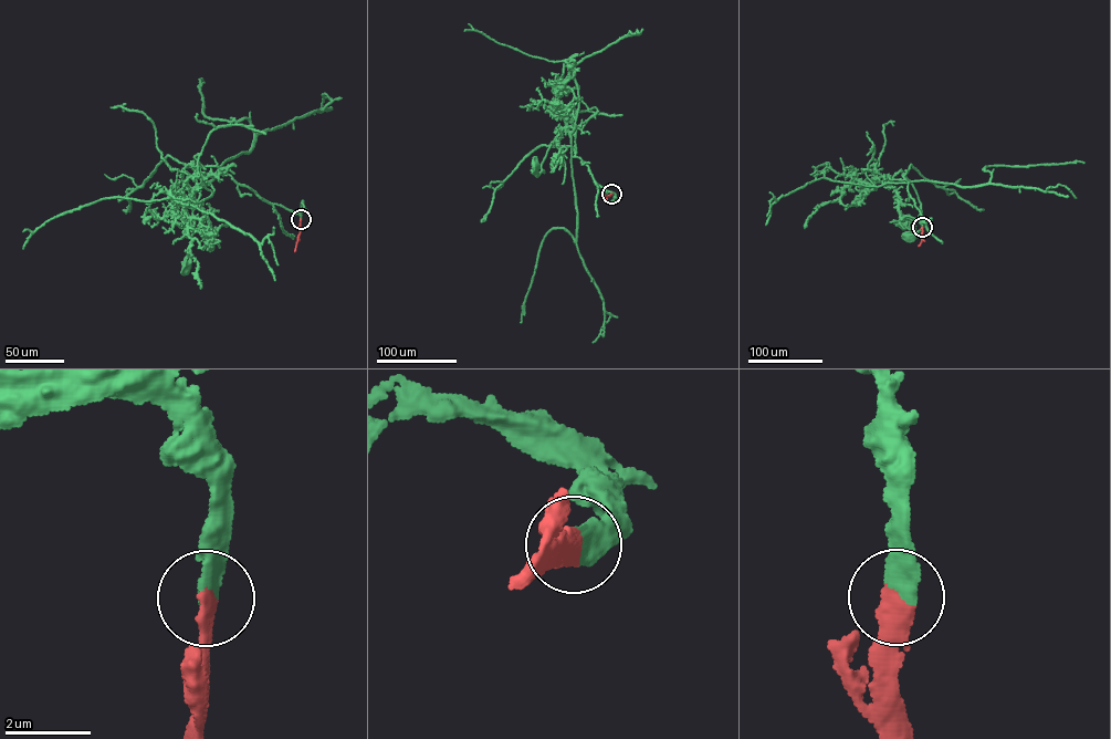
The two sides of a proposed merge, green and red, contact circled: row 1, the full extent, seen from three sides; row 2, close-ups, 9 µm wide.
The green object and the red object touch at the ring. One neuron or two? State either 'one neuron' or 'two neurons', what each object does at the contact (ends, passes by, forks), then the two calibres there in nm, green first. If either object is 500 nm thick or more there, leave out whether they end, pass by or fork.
one neuron; green ends; red ends; calibres 380 and 420 nm

